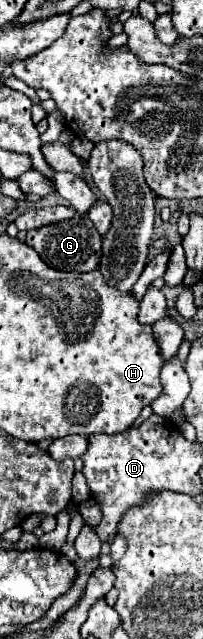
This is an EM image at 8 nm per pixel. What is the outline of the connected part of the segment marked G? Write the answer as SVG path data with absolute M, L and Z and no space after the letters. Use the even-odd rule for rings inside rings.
M63 220L57 224L47 224L27 232L25 242L35 248L45 264L63 272L91 272L97 268L101 258L101 236L93 224L73 224L73 220Z

